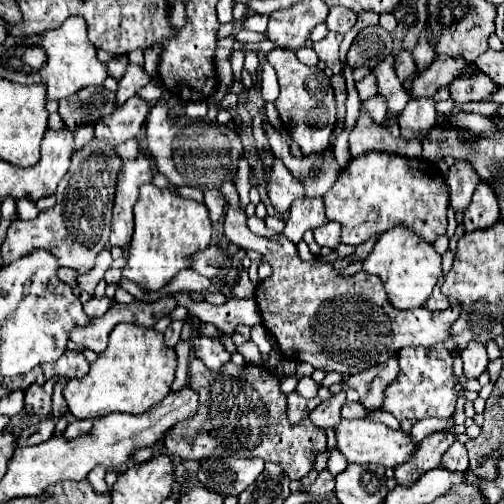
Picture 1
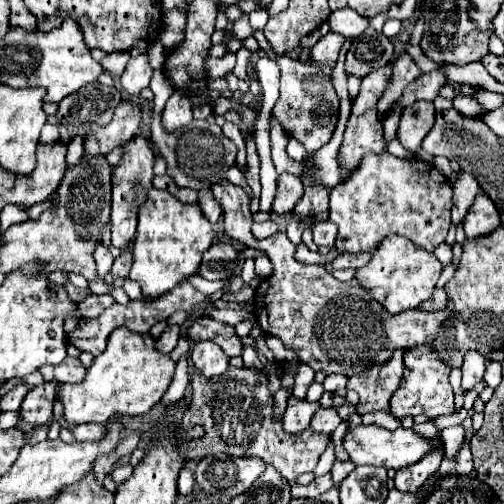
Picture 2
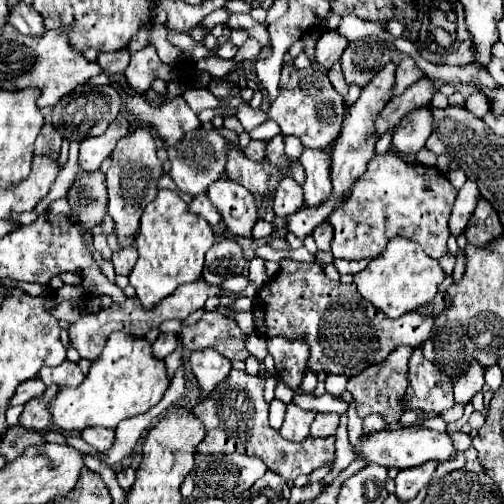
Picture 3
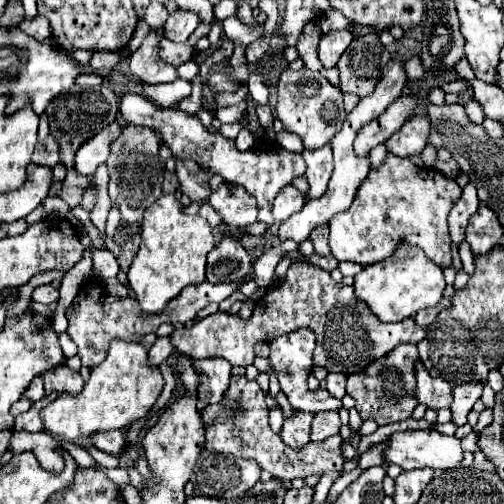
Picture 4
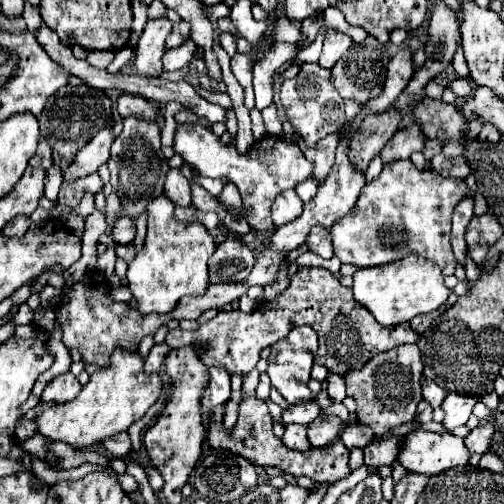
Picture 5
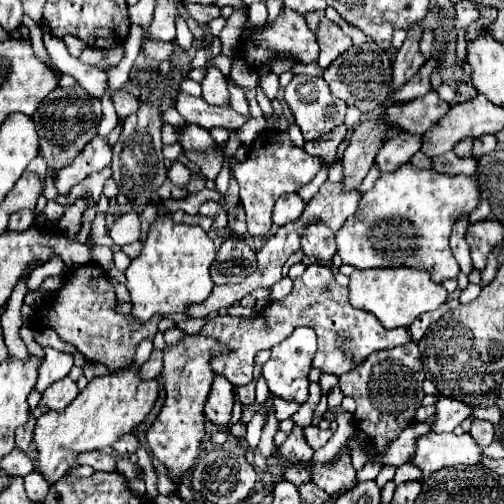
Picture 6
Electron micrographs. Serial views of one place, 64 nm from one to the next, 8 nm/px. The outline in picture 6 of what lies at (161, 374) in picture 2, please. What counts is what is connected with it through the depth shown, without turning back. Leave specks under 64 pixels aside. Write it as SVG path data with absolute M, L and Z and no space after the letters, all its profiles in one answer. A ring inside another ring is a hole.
M126 366L124 370L100 376L88 382L88 386L76 396L76 400L56 412L48 410L36 422L34 446L38 452L34 470L44 476L48 484L56 484L66 478L76 466L76 458L82 452L94 452L112 446L120 436L132 432L150 414L158 398L158 382L138 378L138 368Z

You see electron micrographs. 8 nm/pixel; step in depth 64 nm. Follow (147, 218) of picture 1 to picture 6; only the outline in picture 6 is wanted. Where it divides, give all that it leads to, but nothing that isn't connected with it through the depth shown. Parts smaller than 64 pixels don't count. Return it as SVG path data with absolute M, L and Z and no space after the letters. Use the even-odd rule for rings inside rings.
M160 214L158 220L150 226L142 254L134 258L124 272L126 288L132 302L130 316L136 322L144 324L154 314L186 312L190 306L204 302L214 288L214 282L208 272L214 256L214 242L200 226L176 224L164 214Z

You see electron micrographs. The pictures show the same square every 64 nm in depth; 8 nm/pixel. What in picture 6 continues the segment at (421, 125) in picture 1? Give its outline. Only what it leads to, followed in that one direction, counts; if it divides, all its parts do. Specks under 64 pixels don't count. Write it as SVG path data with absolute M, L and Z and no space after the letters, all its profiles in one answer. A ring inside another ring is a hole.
M392 132L386 140L384 146L378 150L374 164L378 166L380 172L394 172L402 164L410 162L410 158L420 150L420 136L410 136L406 132Z

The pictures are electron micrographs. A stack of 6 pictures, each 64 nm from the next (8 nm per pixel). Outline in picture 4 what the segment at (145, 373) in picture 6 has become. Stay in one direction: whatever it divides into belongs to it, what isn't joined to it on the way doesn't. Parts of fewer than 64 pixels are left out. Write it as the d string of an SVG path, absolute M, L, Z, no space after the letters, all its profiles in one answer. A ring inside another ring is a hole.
M168 336L166 338L158 338L156 344L148 350L148 364L160 366L172 352L174 352L174 348L170 344L170 338Z

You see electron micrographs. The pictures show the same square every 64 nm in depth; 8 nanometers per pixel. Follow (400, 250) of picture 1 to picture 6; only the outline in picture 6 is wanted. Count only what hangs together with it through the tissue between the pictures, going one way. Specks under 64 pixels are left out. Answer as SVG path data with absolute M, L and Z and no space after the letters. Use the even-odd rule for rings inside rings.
M384 268L384 270L354 270L348 284L348 302L354 308L372 312L384 328L408 328L420 314L436 310L446 302L446 290L442 284L432 282L428 272L416 268Z

